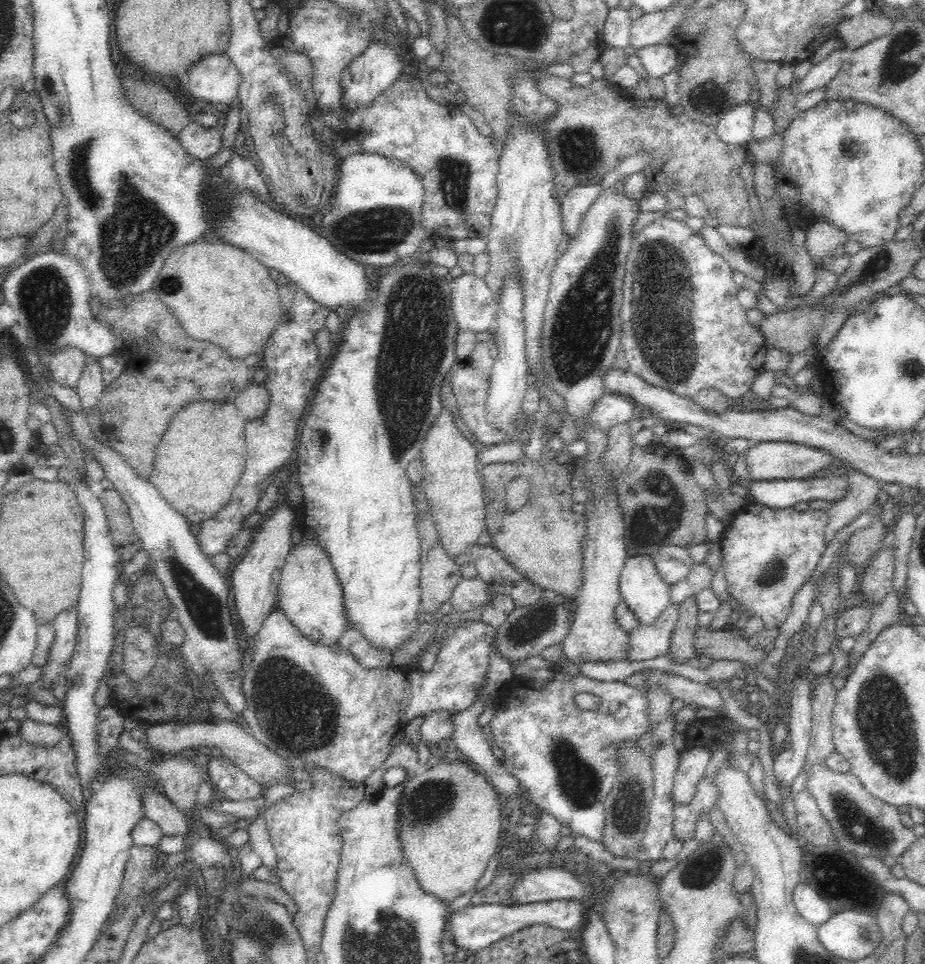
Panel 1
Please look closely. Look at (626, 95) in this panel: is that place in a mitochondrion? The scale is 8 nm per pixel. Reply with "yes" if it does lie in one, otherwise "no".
no

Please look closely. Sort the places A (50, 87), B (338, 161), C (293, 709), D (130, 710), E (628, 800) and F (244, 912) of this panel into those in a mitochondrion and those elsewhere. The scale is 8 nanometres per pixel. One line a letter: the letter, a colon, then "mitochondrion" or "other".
A: mitochondrion
B: other
C: mitochondrion
D: other
E: mitochondrion
F: mitochondrion

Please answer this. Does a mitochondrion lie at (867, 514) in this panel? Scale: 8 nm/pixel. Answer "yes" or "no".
no

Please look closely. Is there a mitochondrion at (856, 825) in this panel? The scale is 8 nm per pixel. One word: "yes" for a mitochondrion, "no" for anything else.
yes

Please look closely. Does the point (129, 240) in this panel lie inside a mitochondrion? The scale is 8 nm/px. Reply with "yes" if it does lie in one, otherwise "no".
yes

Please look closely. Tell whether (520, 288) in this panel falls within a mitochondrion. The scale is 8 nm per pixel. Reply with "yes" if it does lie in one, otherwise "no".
no

